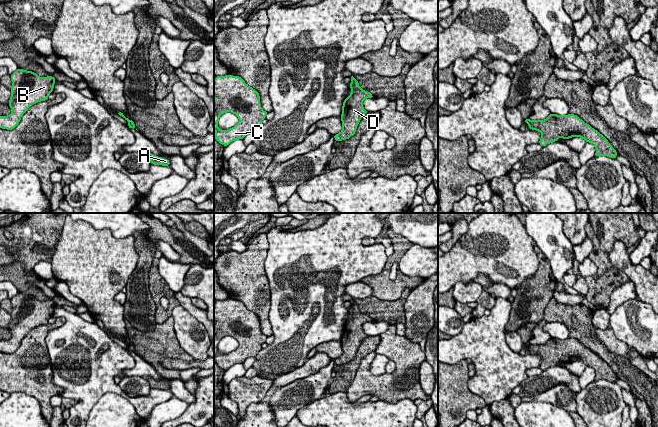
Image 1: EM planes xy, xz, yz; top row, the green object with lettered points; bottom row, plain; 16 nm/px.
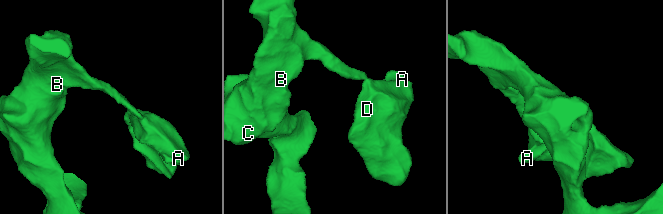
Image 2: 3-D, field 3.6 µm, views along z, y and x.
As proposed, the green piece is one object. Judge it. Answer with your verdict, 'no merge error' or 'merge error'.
merge error

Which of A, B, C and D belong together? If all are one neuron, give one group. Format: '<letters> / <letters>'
A D / B C

